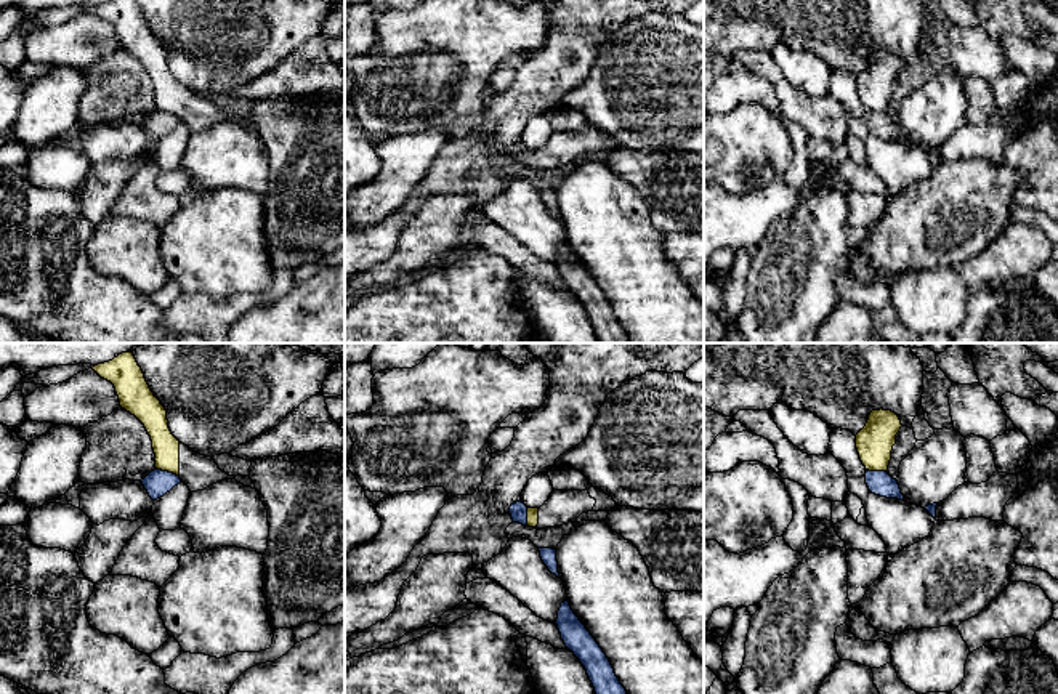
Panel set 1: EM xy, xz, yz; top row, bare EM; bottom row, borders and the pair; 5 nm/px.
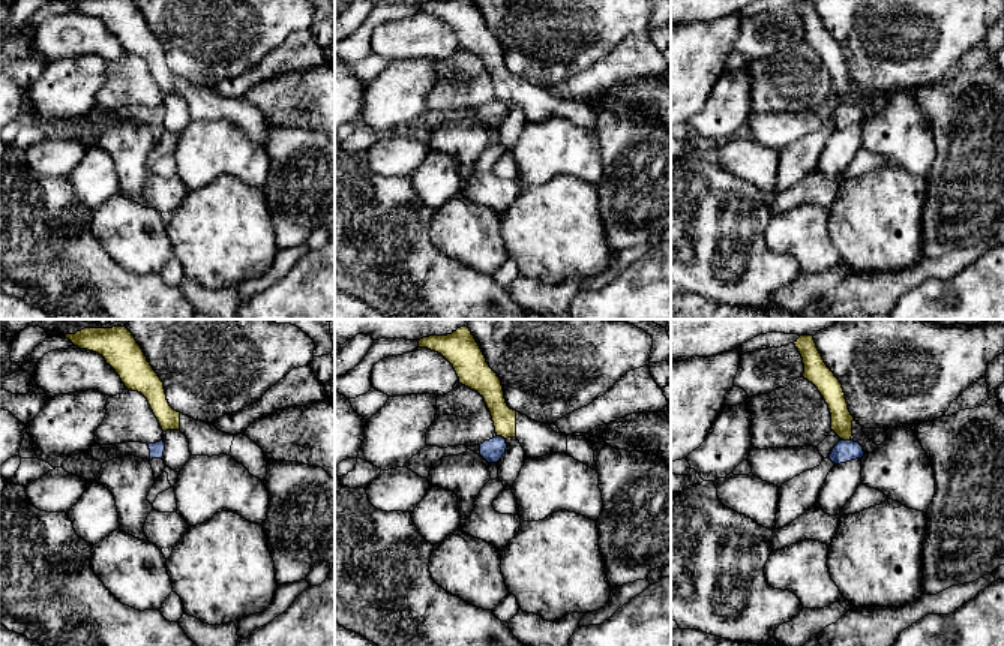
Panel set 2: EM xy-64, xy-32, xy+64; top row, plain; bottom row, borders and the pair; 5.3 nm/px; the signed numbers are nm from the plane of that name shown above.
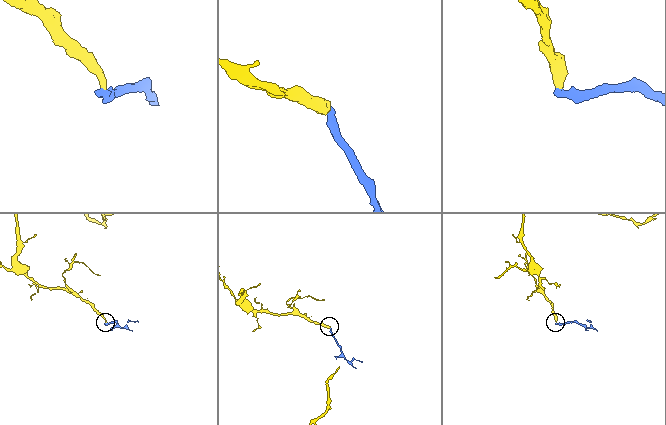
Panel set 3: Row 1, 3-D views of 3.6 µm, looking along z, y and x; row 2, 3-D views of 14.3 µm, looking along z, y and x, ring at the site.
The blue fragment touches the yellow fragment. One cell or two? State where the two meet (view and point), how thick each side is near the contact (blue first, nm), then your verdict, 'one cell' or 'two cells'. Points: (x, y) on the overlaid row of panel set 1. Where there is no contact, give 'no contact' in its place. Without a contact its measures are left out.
xy (167, 472) | 140/130 nm | two cells

